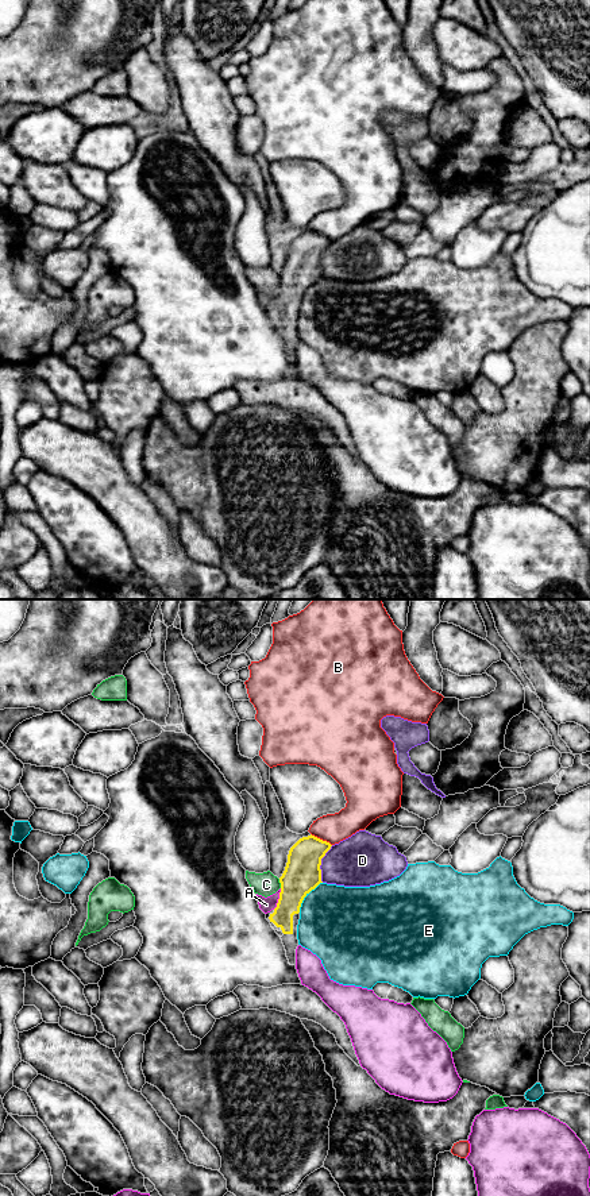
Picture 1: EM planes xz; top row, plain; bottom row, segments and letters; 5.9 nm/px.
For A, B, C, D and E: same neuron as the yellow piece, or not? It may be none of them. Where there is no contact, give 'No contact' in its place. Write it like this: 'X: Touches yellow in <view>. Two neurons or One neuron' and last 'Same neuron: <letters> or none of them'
A: Touches yellow in xz. Two neurons
B: Touches yellow in xz. Two neurons
C: Touches yellow in xz. Two neurons
D: Touches yellow in xz. Two neurons
E: Touches yellow in xz. Two neurons
Same neuron: none of them

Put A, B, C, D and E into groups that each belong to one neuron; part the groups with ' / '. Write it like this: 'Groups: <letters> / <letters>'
Groups: A / B / C / D / E

